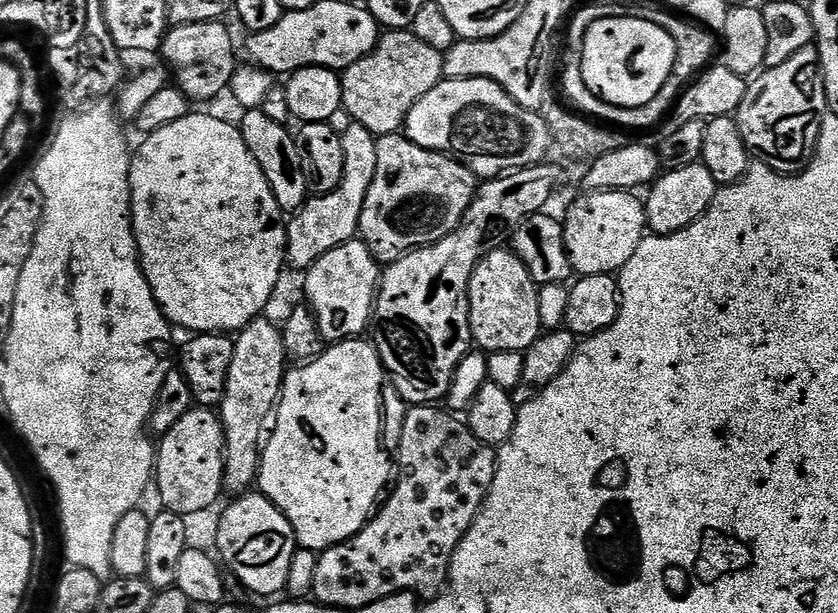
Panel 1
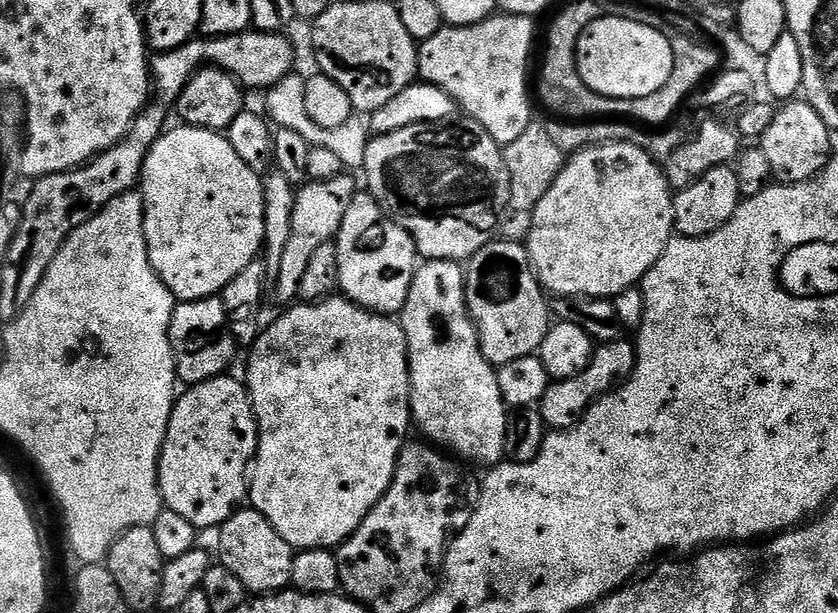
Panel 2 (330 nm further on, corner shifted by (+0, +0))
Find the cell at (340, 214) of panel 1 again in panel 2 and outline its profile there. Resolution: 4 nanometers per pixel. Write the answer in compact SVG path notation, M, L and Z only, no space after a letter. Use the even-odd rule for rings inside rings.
M342 174L329 180L314 180L297 191L294 218L290 226L290 242L286 242L280 270L274 277L274 292L276 288L276 294L284 306L291 305L299 297L302 278L306 275L310 258L323 244L333 243L340 233L346 210L350 210L350 204L354 202L358 191L358 185L348 176L351 175Z

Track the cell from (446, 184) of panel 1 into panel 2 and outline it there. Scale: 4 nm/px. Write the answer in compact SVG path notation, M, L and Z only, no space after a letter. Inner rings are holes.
M464 118L461 121L461 124L445 122L431 126L406 126L406 130L394 130L385 136L373 135L366 146L362 175L368 179L367 191L372 193L395 224L412 235L417 253L425 261L466 262L478 254L482 246L497 239L502 221L509 211L511 178L502 145L494 142L494 138L490 138L488 131L477 120Z

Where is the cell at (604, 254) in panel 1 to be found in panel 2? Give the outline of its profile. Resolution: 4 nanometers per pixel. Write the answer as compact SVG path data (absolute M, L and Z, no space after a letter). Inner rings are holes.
M599 144L597 148L583 148L580 152L571 153L564 161L564 167L538 204L533 214L533 226L526 239L528 256L532 267L536 269L536 277L541 285L556 298L615 298L619 292L635 288L643 281L645 274L662 258L666 246L676 232L674 222L674 189L668 182L668 175L658 163L657 157L646 154L633 144Z

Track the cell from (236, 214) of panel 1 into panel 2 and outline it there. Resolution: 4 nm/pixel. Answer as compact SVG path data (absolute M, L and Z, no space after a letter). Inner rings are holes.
M169 127L157 140L154 146L148 151L148 156L144 159L144 169L140 172L140 183L138 191L144 197L144 233L146 234L146 246L150 254L150 262L162 278L165 286L172 291L177 301L204 300L207 296L220 296L224 288L250 266L250 262L261 255L265 247L264 231L266 230L266 206L264 205L264 181L261 173L250 170L242 158L238 158L234 146L230 146L227 135L210 128L180 128Z

